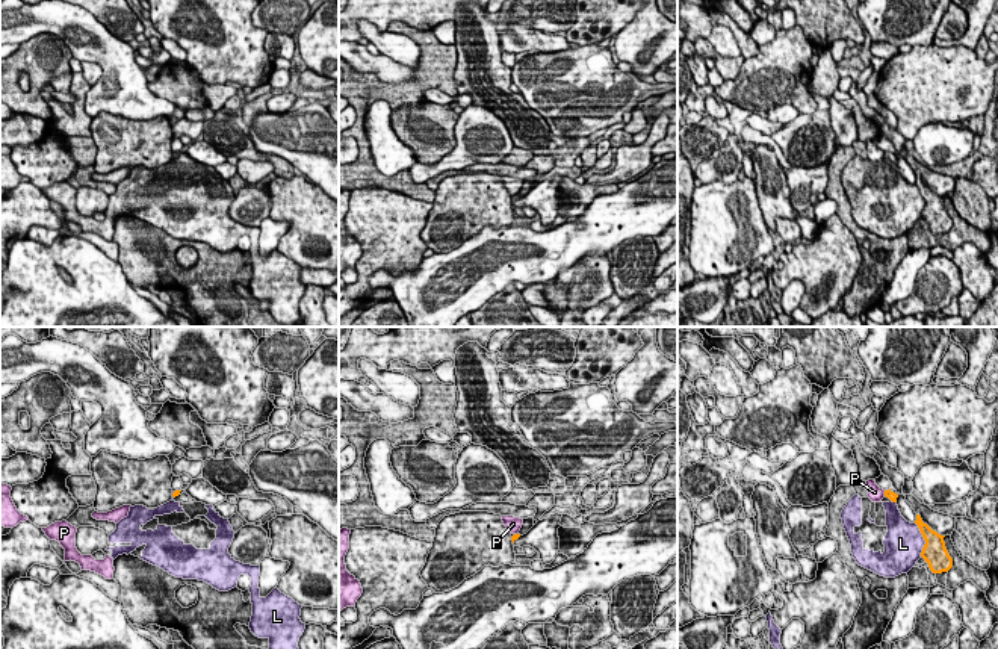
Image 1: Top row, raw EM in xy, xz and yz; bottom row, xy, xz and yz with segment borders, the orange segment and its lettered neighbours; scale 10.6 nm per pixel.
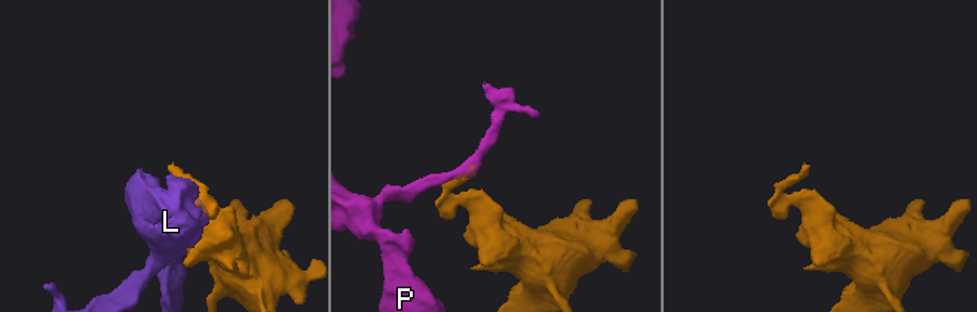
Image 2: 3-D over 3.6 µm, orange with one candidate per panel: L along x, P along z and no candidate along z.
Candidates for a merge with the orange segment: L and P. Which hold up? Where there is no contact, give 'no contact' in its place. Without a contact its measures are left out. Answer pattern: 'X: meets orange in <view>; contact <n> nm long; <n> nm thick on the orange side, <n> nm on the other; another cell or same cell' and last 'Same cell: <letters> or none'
L: meets orange in yz; contact 380 nm long; 260 nm thick on the orange side, 420 nm on the other; another cell
P: meets orange in yz; contact 70 nm long; 90 nm thick on the orange side, 160 nm on the other; another cell
Same cell: none

